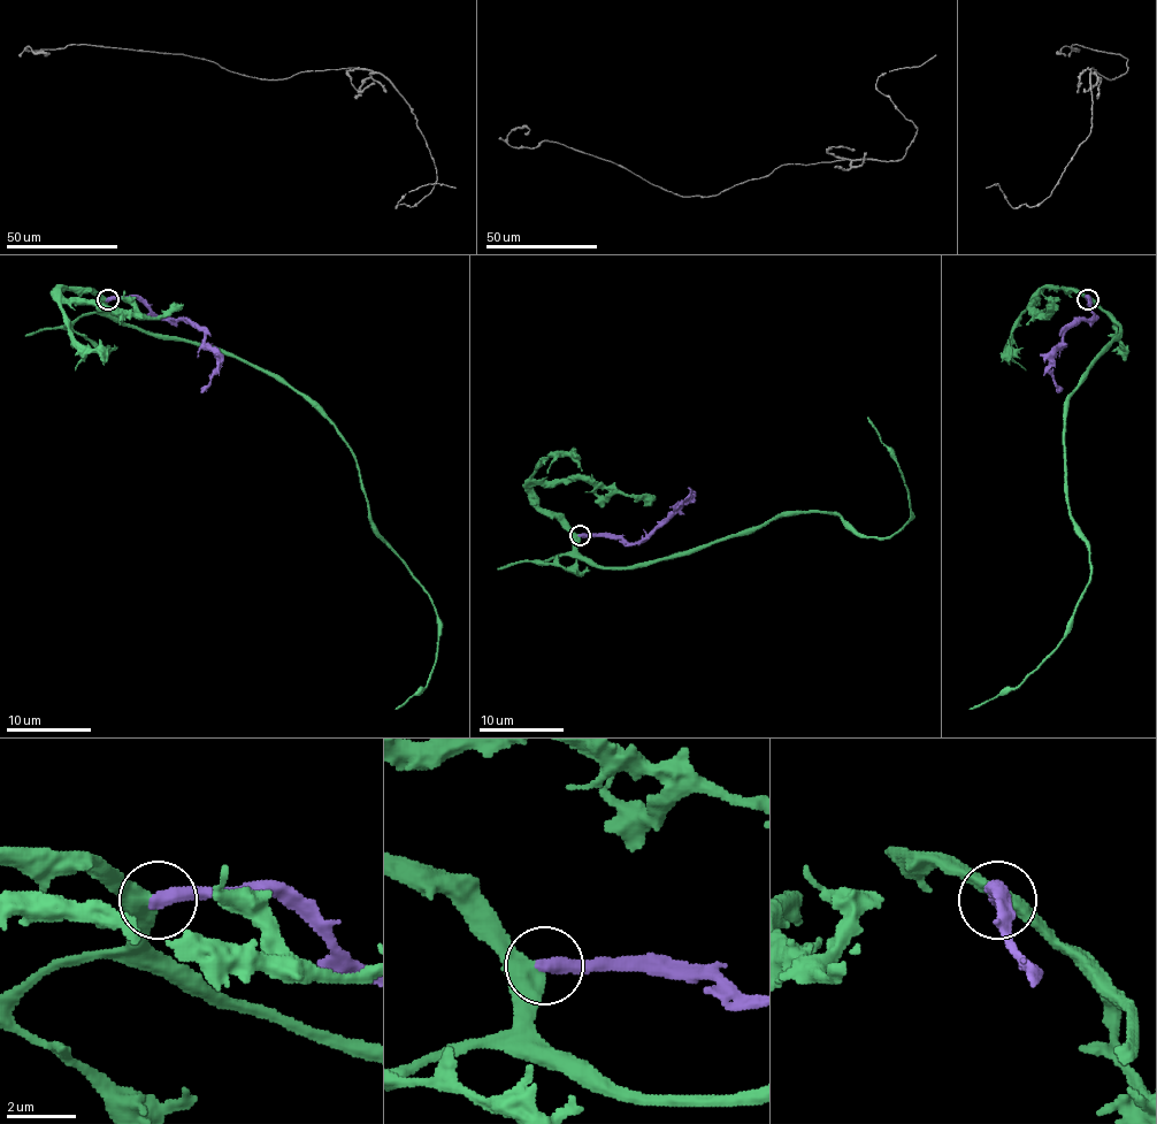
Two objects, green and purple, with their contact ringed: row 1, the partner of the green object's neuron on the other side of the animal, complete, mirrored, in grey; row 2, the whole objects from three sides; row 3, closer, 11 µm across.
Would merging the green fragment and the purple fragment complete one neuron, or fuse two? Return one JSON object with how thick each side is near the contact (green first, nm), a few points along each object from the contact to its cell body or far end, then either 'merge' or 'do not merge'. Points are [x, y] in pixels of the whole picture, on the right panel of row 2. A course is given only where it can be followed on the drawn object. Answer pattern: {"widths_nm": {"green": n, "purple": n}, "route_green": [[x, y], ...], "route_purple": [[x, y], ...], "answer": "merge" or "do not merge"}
{"widths_nm": {"green": 440, "purple": 400}, "route_green": [[1087, 299], [1119, 334], [1082, 376], [1064, 425], [1070, 520], [1089, 550], [1092, 581], [1044, 659], [968, 709]], "route_purple": [[1087, 299], [1095, 316], [1077, 321], [1064, 334], [1064, 344], [1051, 361], [1054, 382], [1059, 392]], "answer": "do not merge"}

